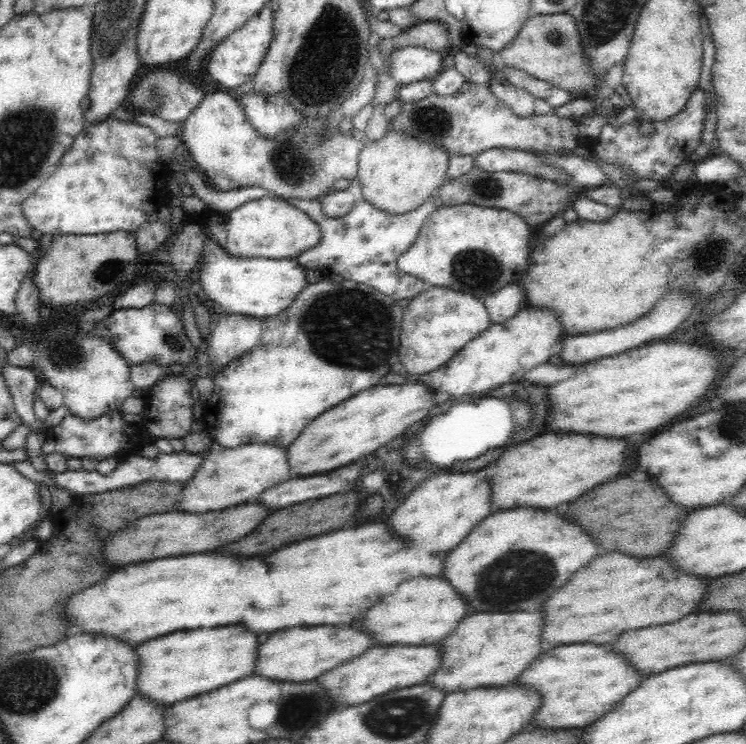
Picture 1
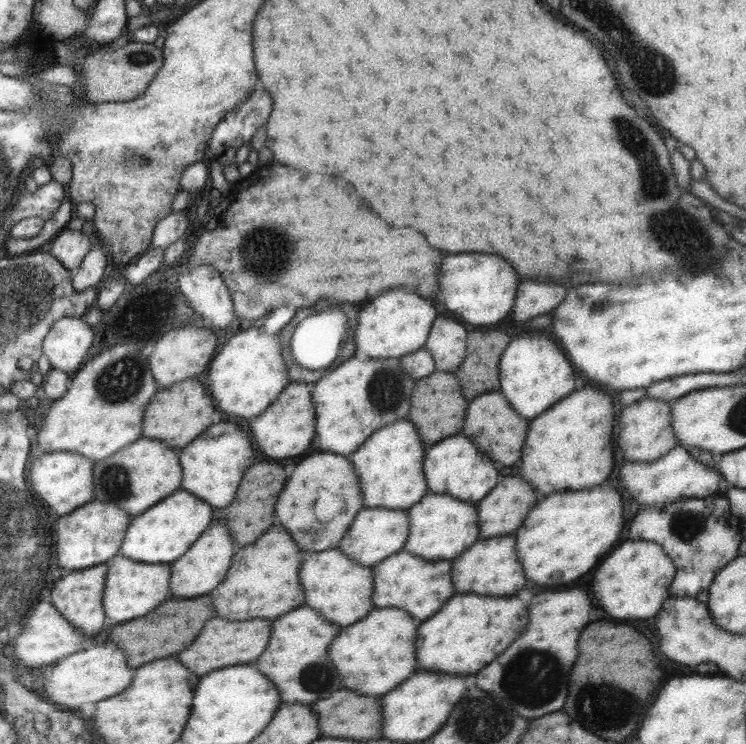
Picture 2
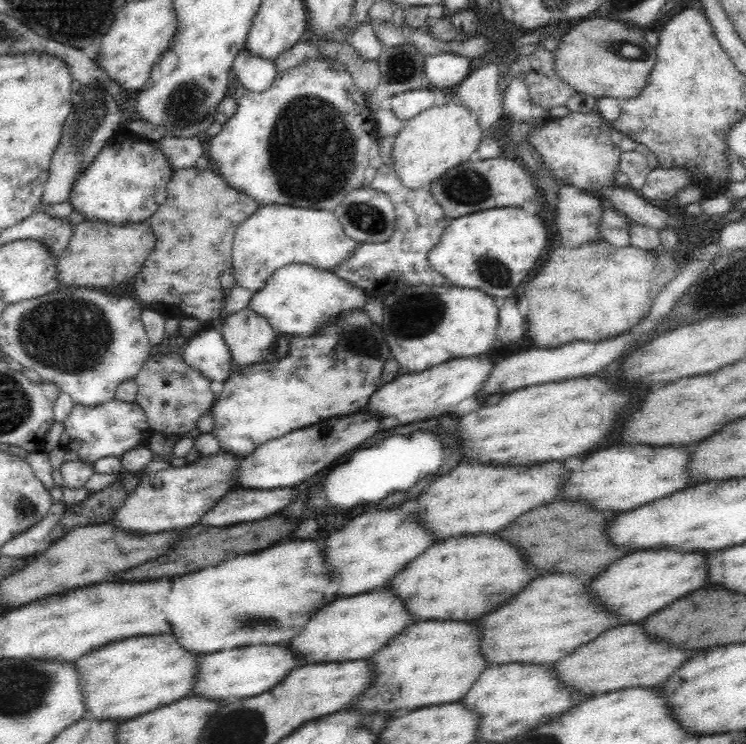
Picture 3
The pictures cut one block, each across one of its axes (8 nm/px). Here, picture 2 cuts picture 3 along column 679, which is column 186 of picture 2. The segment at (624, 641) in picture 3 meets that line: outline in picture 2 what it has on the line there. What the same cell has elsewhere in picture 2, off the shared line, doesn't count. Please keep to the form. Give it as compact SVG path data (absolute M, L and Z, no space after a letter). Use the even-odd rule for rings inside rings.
M211 618L201 628L199 636L183 652L177 654L177 658L195 676L203 676L209 670L217 670L223 666L252 663L266 647L265 644L269 640L269 624L271 624L269 620L261 620L261 618L253 618L245 622L229 622L223 618Z

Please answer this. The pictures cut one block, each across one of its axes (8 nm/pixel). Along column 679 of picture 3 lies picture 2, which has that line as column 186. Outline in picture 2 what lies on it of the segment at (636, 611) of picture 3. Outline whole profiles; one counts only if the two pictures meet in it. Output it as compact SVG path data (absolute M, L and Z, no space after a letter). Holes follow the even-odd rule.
M218 522L212 524L197 537L197 540L189 546L177 560L170 563L171 572L169 588L174 598L195 598L211 592L225 576L225 570L231 564L233 558L233 540L222 525Z

